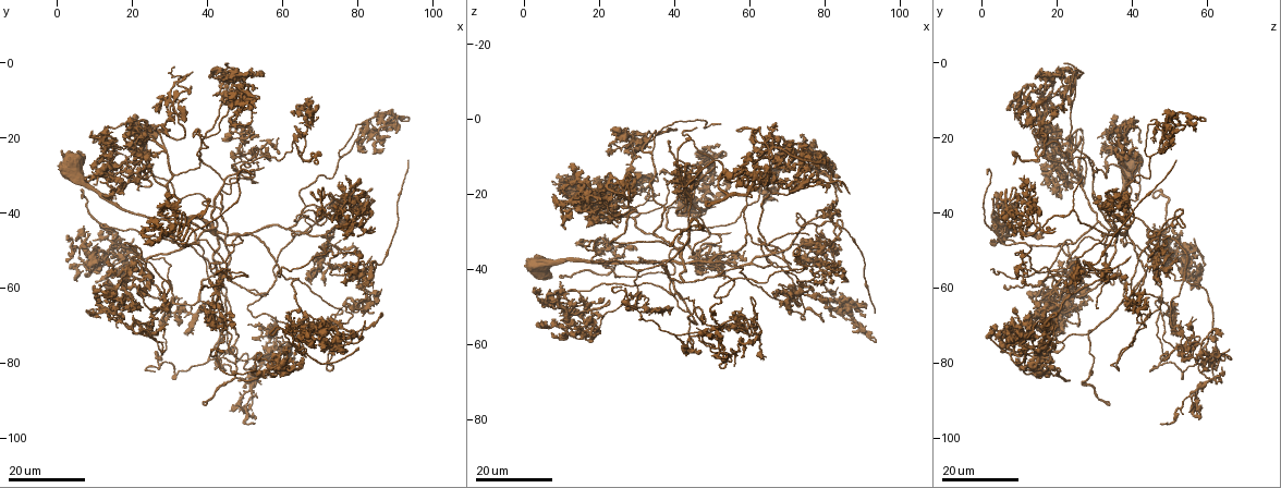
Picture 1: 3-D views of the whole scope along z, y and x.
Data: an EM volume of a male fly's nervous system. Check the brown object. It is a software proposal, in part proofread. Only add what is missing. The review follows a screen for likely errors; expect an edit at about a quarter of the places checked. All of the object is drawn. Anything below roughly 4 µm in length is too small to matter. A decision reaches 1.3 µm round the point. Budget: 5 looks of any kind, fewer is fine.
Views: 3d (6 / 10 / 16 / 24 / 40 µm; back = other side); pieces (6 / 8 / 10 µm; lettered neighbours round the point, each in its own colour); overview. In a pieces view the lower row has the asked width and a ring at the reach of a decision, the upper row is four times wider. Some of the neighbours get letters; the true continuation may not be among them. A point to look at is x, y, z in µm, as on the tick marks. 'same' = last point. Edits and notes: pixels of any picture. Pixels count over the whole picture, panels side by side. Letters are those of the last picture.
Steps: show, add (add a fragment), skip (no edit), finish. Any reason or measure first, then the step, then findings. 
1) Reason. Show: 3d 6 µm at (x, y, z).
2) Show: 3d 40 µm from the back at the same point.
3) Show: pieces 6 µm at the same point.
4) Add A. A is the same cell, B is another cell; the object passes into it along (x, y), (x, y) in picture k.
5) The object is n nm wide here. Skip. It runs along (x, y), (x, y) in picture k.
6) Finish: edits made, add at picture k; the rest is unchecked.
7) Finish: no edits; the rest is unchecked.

Stops while still wide. Show: 3d 24 µm at (81.0, 76.5, 11.5).

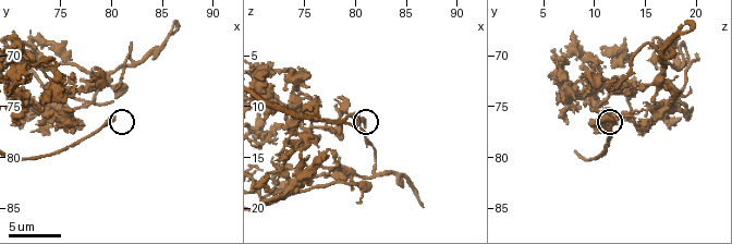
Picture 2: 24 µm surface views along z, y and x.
Show: pieces 8 µm at (80.4, 76.0, 11.2).

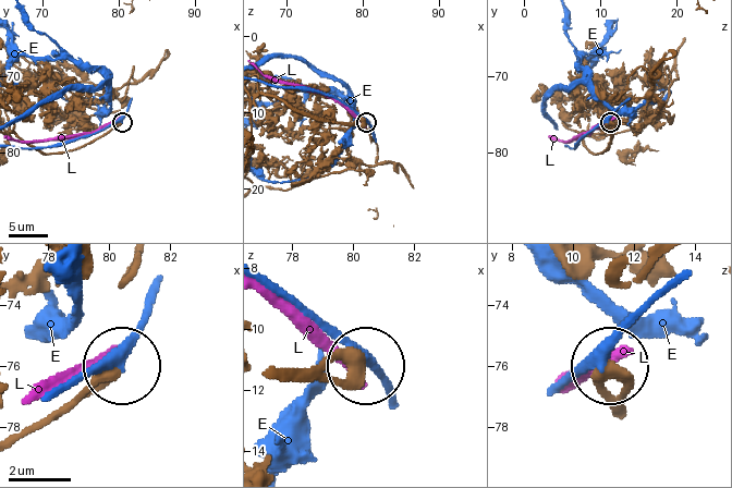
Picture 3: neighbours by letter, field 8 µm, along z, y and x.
Skip. E and L are other cells; it runs along (20, 440), (119, 365) in picture 3; no lettered fragment goes on from it.

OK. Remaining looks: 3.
An open end. Show: 3d 16 µm at (84.5, 44.0, 19.5).

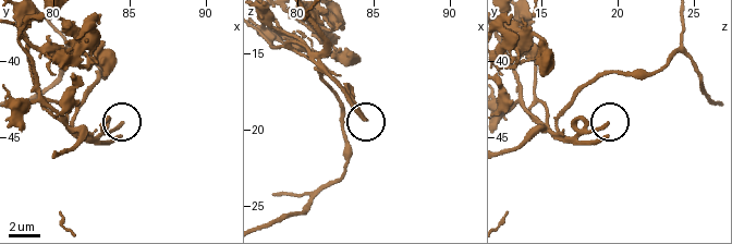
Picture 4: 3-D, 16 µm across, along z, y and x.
Show: pieces 10 µm at (84.4, 44.2, 19.4).

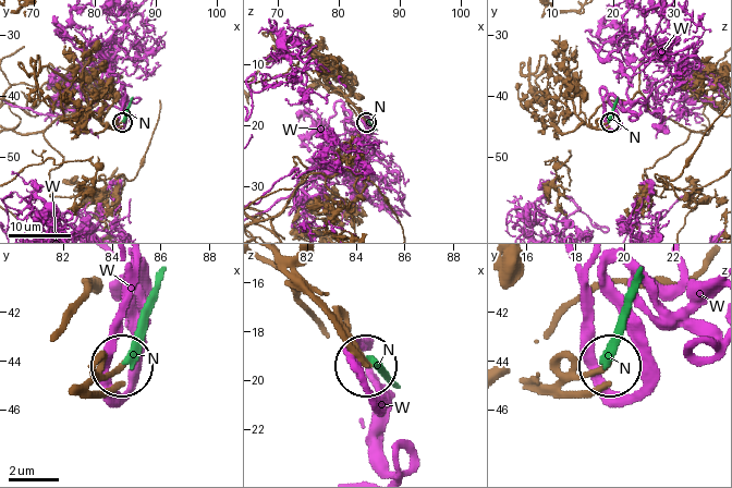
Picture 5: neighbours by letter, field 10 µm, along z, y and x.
Skip. N and W are other cells; none of them fits.

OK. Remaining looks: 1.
Free end. Show: pieces 10 µm at (77.2, 76.8, 14.4).

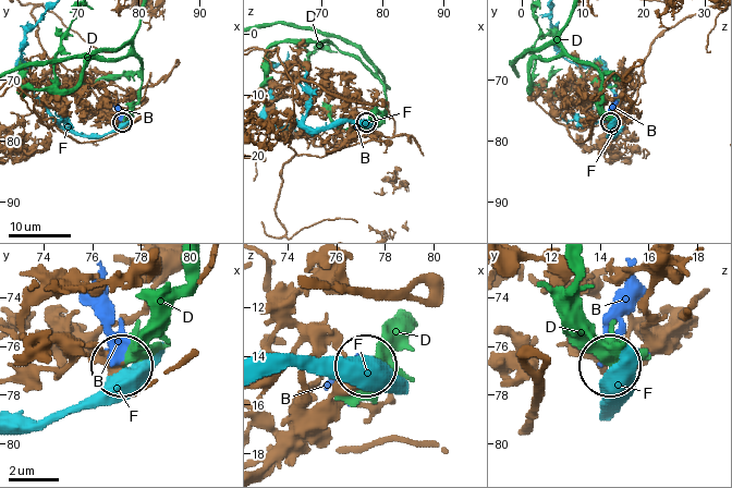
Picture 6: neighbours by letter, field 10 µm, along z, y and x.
Skip. B, D and F are other cells; no lettered fragment goes on from it.

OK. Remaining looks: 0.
Finish: no edits; the rest is unchecked.

